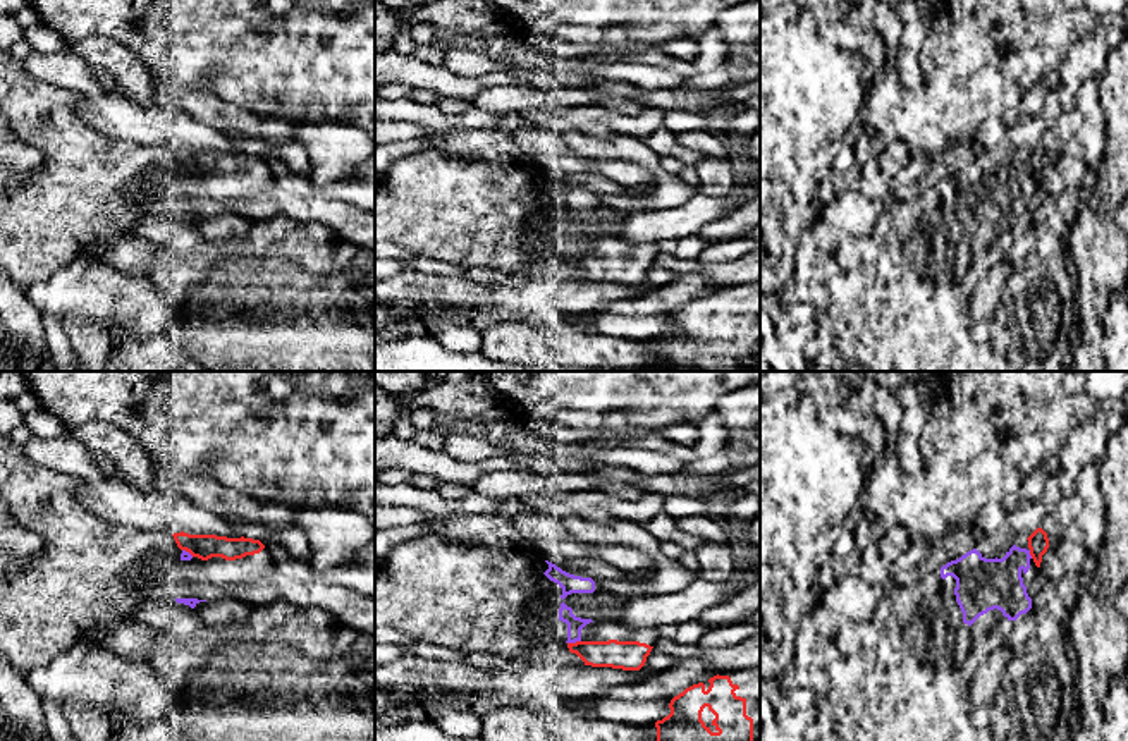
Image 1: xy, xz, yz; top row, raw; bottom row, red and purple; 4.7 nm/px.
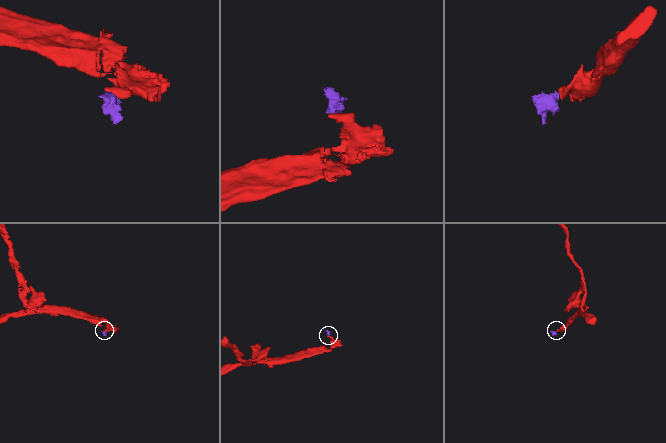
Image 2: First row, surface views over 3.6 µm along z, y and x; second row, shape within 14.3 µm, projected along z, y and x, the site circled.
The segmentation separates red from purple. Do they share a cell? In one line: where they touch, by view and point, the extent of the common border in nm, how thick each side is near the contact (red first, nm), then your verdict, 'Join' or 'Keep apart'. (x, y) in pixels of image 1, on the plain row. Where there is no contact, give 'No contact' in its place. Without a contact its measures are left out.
Touches red at xz (573, 258). Shared border 70 nm. Thickness 130 nm (red) against 80 nm. Join

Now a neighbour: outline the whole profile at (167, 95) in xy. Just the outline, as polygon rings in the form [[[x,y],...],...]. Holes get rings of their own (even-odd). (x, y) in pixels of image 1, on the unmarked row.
[[[153,77],[155,95],[163,107],[179,107],[217,131],[239,131],[260,138],[268,146],[297,143],[294,124],[284,119],[260,117],[241,105],[198,88],[186,88],[170,79]]]

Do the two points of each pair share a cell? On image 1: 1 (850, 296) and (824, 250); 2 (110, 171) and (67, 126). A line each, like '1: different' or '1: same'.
1: same
2: same

